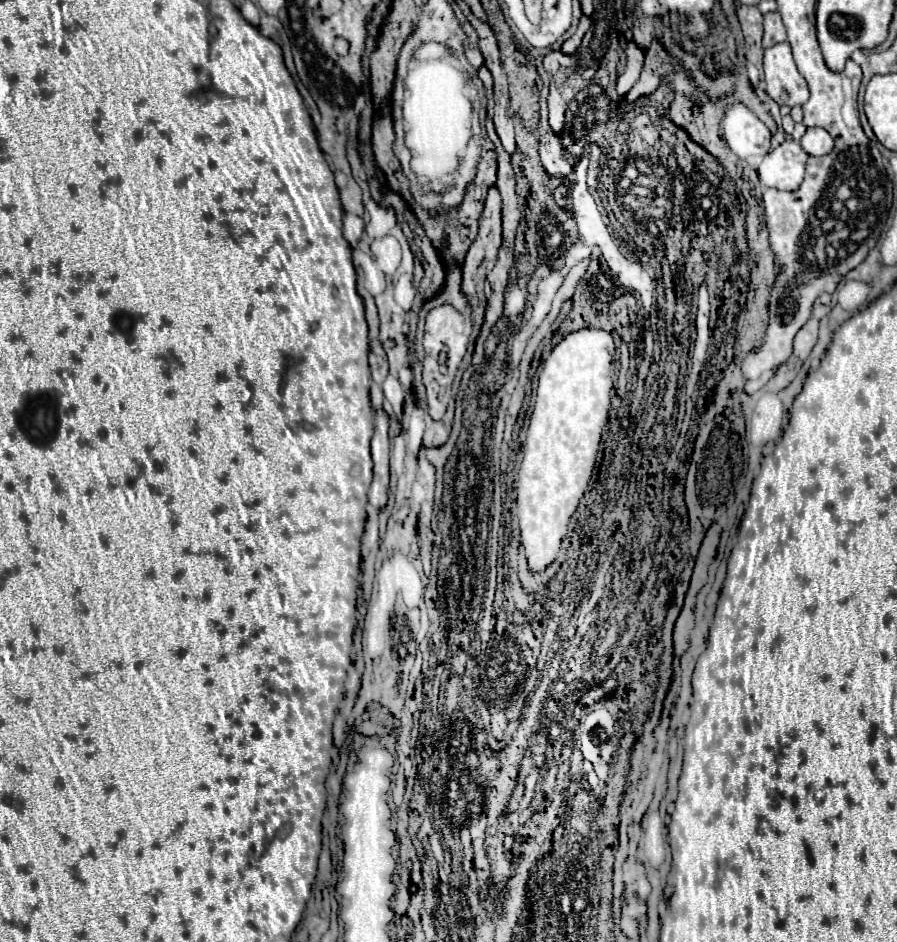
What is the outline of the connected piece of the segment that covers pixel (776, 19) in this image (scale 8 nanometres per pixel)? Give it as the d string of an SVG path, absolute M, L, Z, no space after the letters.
M778 12L764 14L764 48L770 48L786 40L786 28Z

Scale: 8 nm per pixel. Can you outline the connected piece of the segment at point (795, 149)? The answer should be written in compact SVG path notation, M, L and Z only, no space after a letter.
M784 140L758 166L762 184L778 190L796 190L802 184L808 154L796 140Z

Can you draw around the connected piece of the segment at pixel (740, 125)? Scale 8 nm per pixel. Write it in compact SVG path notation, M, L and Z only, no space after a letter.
M742 102L732 104L724 112L720 126L730 150L738 158L748 160L752 156L764 156L770 150L770 130Z

